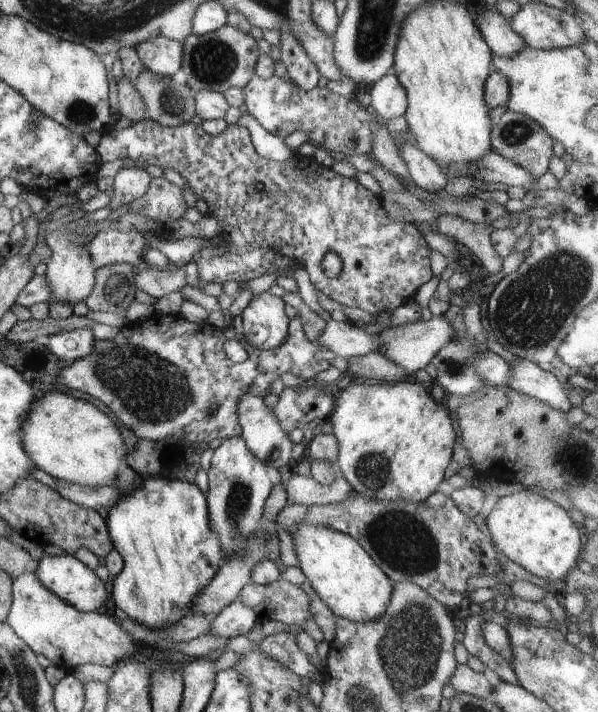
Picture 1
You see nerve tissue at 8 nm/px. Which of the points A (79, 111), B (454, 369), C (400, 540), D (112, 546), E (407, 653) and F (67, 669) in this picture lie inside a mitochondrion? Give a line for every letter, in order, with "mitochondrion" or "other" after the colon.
A: mitochondrion
B: mitochondrion
C: mitochondrion
D: other
E: mitochondrion
F: other

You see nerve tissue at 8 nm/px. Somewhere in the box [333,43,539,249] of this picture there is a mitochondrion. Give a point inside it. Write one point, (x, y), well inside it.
(515, 132)

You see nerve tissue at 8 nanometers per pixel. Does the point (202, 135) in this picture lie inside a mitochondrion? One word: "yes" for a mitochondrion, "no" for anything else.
no

